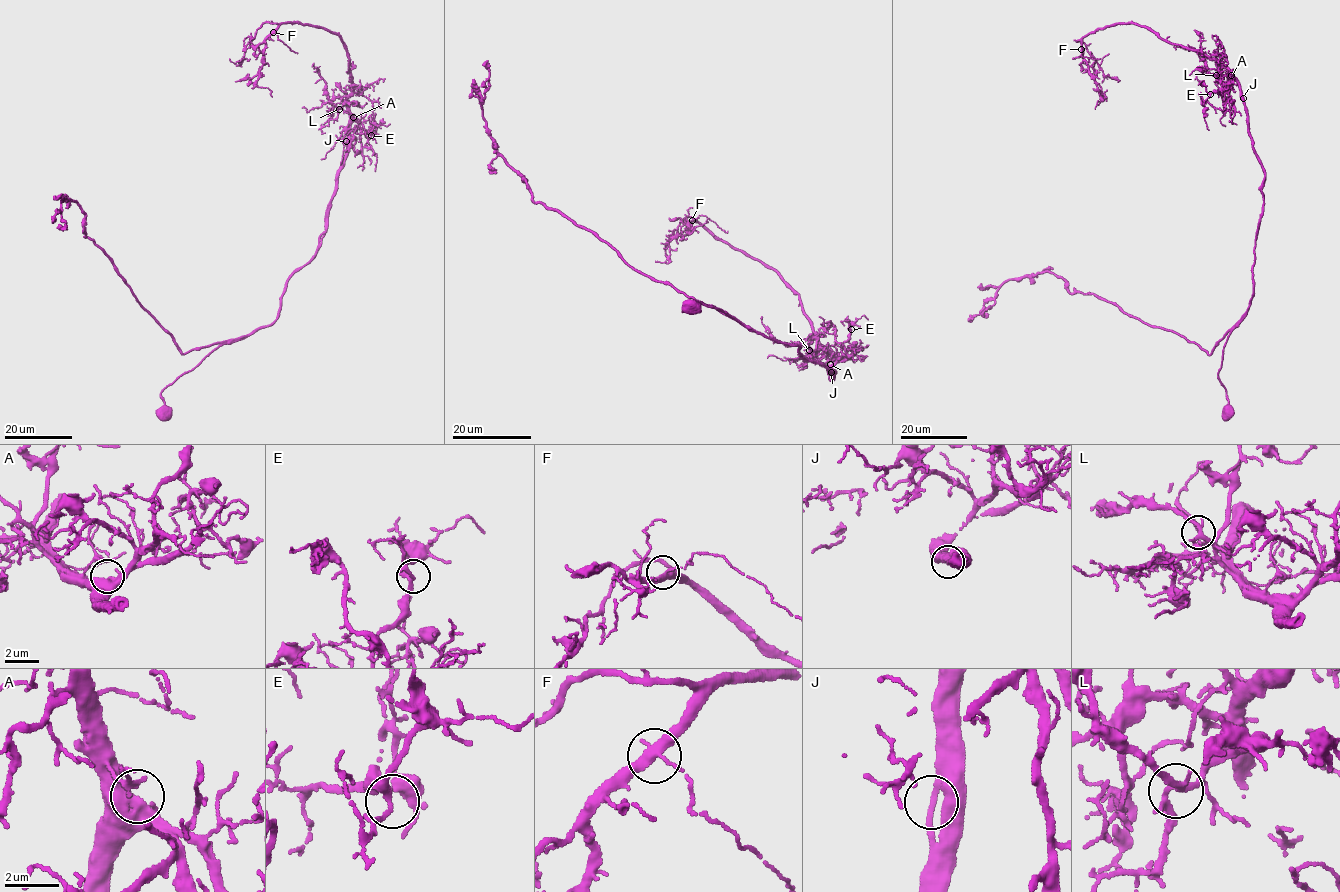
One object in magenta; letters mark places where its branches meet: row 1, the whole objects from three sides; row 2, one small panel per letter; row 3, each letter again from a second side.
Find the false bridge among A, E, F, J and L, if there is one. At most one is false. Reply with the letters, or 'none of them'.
none of them

